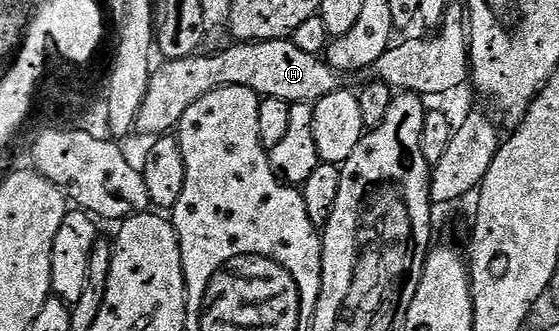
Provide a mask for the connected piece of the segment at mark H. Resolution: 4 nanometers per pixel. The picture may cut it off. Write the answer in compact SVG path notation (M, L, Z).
M293 40L233 43L220 54L181 57L166 61L150 75L148 91L138 112L138 133L166 135L177 130L180 119L192 103L224 87L248 87L259 98L284 99L291 105L319 101L340 87L340 75L317 53L300 51Z

